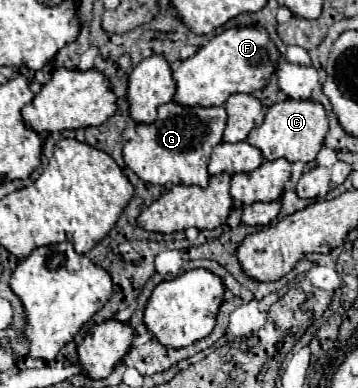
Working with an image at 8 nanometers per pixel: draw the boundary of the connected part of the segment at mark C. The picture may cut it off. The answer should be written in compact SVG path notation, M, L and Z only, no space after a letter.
M284 100L268 108L262 126L254 128L248 134L246 142L258 148L264 160L286 158L290 162L314 162L322 148L326 132L328 132L328 116L322 104L312 102L312 100L298 100L298 102Z

